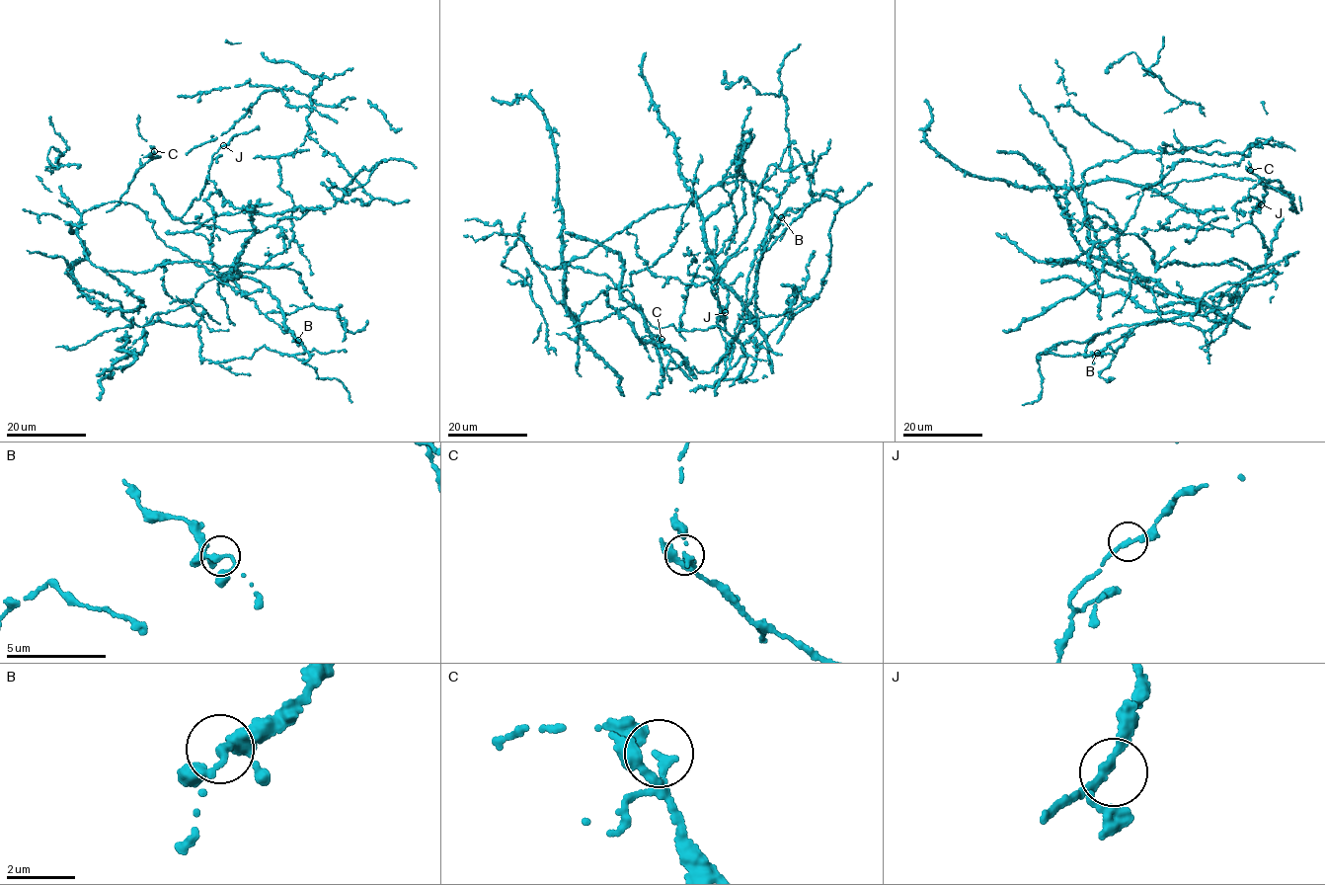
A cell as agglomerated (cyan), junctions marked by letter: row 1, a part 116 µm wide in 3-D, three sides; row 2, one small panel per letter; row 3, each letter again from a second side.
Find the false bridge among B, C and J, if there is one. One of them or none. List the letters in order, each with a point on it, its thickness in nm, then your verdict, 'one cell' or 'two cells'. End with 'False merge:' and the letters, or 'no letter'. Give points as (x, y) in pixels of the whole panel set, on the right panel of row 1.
B: at (1097, 353); 240 nm thick; one cell
C: at (1250, 170); 200 nm thick; two cells
J: at (1261, 204); 240 nm thick; one cell
False merge: C

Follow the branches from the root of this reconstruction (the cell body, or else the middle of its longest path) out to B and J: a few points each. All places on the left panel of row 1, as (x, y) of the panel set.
B: (242, 272), (233, 274), (231, 269), (230, 277), (244, 296), (254, 299), (260, 312), (298, 340)
J: (242, 272), (255, 272), (286, 250), (293, 224), (291, 214), (264, 230), (231, 232), (182, 220), (223, 145)

